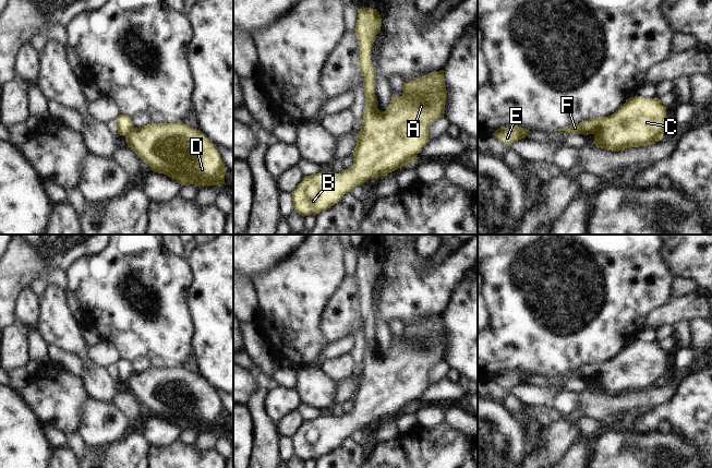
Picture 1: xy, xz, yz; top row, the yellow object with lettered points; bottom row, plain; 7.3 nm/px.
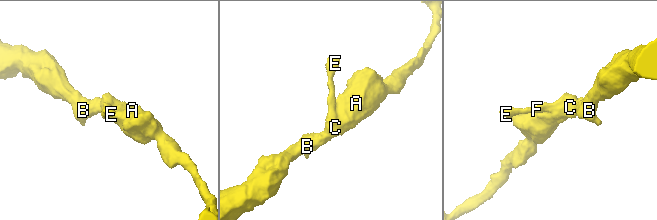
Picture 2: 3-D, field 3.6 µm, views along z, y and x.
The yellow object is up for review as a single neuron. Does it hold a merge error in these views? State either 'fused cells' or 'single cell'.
single cell

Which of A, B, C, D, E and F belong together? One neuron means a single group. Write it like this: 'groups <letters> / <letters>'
groups A B C D E F

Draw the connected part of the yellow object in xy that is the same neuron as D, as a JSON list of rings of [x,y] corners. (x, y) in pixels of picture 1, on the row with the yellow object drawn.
[[[119,115],[118,134],[125,137],[130,147],[154,172],[164,173],[181,185],[194,184],[198,188],[204,185],[225,184],[227,172],[221,157],[214,144],[202,131],[193,129],[183,122],[179,123],[148,123],[143,128],[134,128],[131,117]]]

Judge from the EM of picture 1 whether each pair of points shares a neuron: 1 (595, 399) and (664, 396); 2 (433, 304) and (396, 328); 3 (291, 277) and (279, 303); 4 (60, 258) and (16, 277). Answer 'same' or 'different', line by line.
1: same
2: different
3: same
4: different

